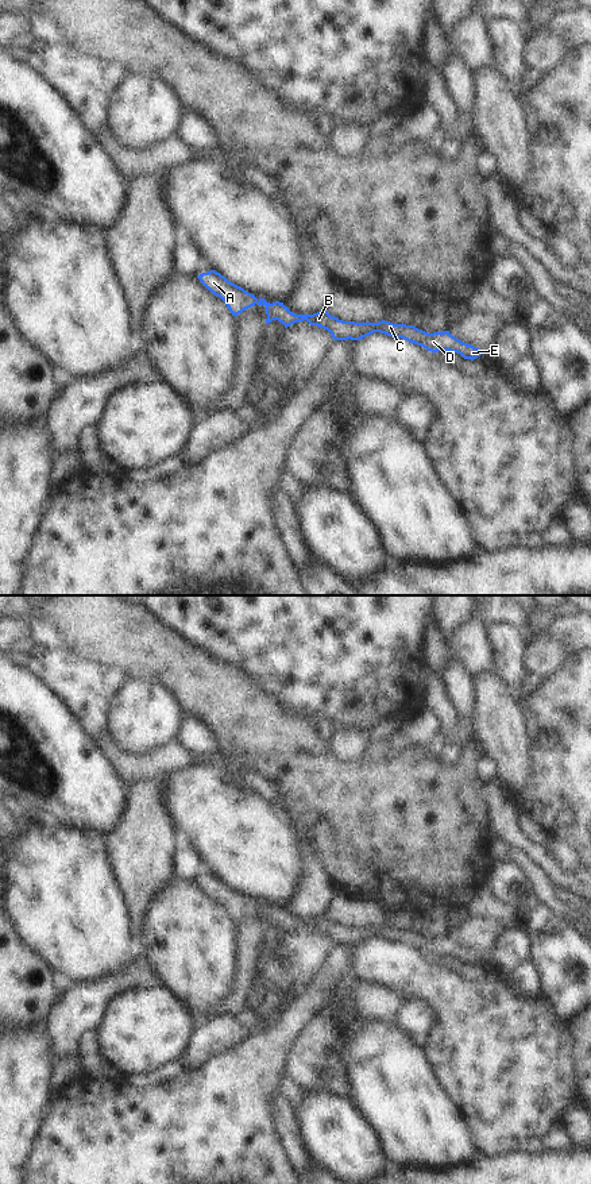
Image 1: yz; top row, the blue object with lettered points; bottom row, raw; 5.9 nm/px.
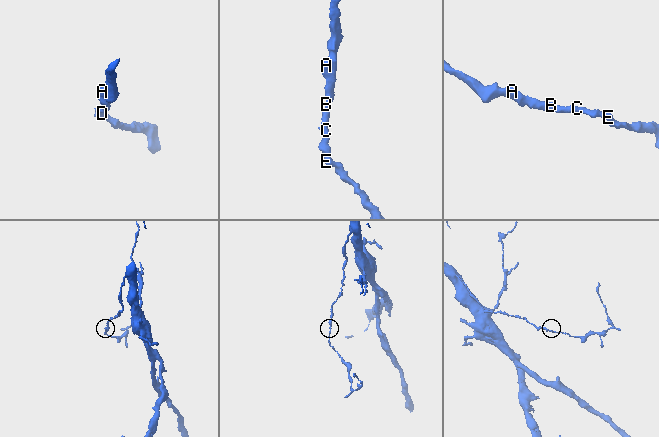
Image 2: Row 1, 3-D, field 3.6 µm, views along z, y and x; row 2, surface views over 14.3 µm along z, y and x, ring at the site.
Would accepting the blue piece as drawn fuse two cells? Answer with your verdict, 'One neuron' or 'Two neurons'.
One neuron

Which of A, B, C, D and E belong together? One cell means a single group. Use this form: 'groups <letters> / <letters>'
groups A B C D E

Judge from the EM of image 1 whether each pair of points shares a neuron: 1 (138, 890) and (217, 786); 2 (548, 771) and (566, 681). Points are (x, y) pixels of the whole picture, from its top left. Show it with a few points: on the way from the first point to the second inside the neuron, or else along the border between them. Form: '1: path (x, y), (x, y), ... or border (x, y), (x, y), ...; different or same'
1: border (163, 809), (180, 837); different
2: path (568, 748), (568, 720), (559, 709), (561, 704); same

